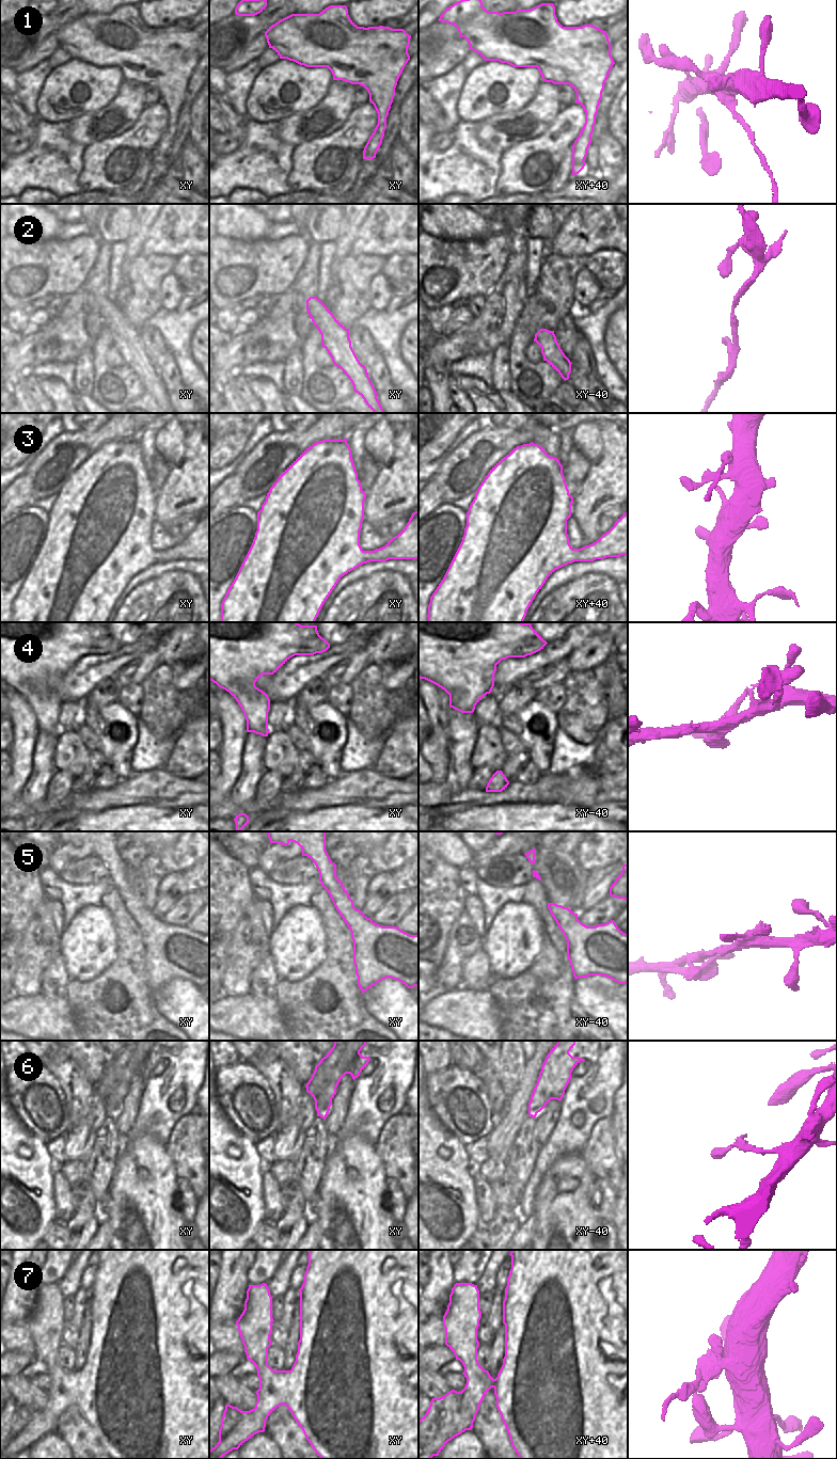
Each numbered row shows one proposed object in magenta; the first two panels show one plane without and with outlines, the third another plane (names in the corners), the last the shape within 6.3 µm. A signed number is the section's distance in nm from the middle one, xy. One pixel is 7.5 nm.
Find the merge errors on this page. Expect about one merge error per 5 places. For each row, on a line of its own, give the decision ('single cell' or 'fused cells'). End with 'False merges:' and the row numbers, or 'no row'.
1: fused cells
2: single cell
3: single cell
4: single cell
5: single cell
6: single cell
7: fused cells
False merges: 1, 7

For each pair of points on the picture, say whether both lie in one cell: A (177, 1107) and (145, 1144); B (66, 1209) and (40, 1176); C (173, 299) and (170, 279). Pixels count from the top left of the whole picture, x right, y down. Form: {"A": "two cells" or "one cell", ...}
{"A": "two cells", "B": "two cells", "C": "one cell"}

